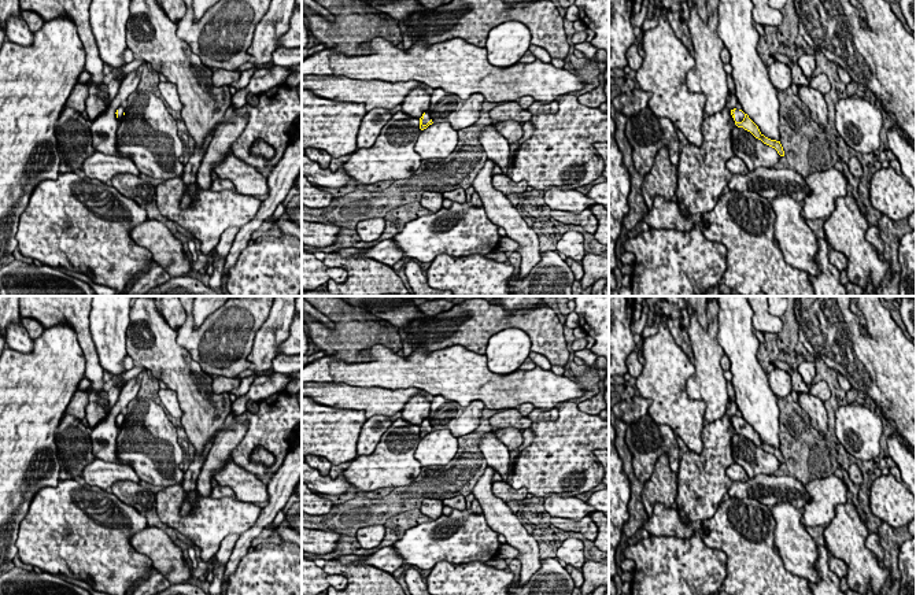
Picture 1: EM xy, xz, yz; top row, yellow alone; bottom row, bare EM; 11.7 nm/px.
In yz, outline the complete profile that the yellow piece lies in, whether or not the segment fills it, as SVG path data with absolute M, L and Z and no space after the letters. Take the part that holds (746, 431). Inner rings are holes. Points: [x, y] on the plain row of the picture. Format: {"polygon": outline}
{"polygon": "M734 415L734 417L731 417L731 422L732 422L735 432L738 435L743 435L745 437L750 439L756 446L758 446L764 451L775 455L780 463L784 463L784 458L783 458L780 448L771 447L771 446L765 444L760 439L758 433L749 425L747 421L745 421L742 417Z"}

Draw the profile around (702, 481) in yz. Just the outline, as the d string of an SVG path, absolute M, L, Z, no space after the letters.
M728 399L725 415L702 429L702 452L687 451L680 458L675 505L683 522L698 524L713 517L732 485L725 470L734 463L732 437L736 432L731 418L736 410L736 402Z

